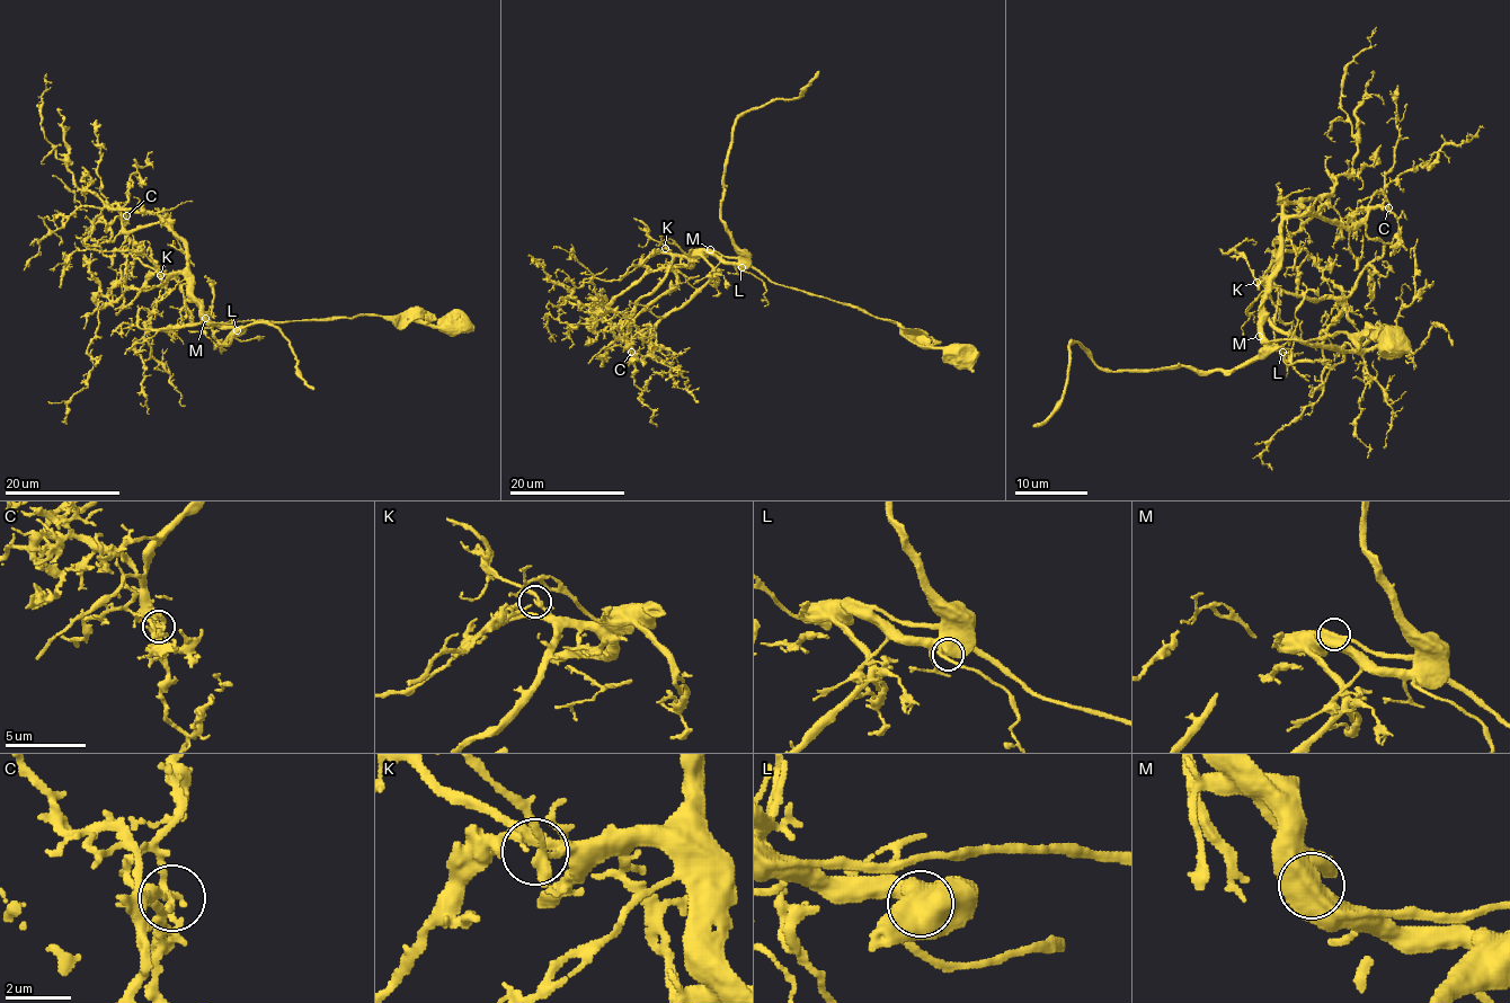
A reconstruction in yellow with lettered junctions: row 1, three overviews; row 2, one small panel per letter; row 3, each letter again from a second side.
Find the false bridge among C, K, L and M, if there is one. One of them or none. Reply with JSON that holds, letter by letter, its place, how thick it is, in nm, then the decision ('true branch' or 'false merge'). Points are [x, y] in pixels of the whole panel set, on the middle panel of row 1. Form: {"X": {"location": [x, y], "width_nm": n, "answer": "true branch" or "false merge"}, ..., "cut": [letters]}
{"C": {"location": [631, 352], "width_nm": 200, "answer": "true branch"}, "K": {"location": [665, 248], "width_nm": 300, "answer": "true branch"}, "L": {"location": [742, 267], "width_nm": 420, "answer": "true branch"}, "M": {"location": [710, 249], "width_nm": 600, "answer": "true branch"}, "cut": []}

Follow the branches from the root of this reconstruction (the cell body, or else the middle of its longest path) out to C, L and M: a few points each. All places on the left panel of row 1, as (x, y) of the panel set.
C: (454, 321), (356, 316), (212, 322), (191, 295), (185, 241), (171, 223), (126, 231), (126, 215)
L: (454, 321), (427, 326), (401, 316), (356, 316), (296, 321), (238, 321), (232, 324), (237, 330)
M: (454, 321), (427, 326), (401, 316), (237, 322), (209, 322), (204, 318)

